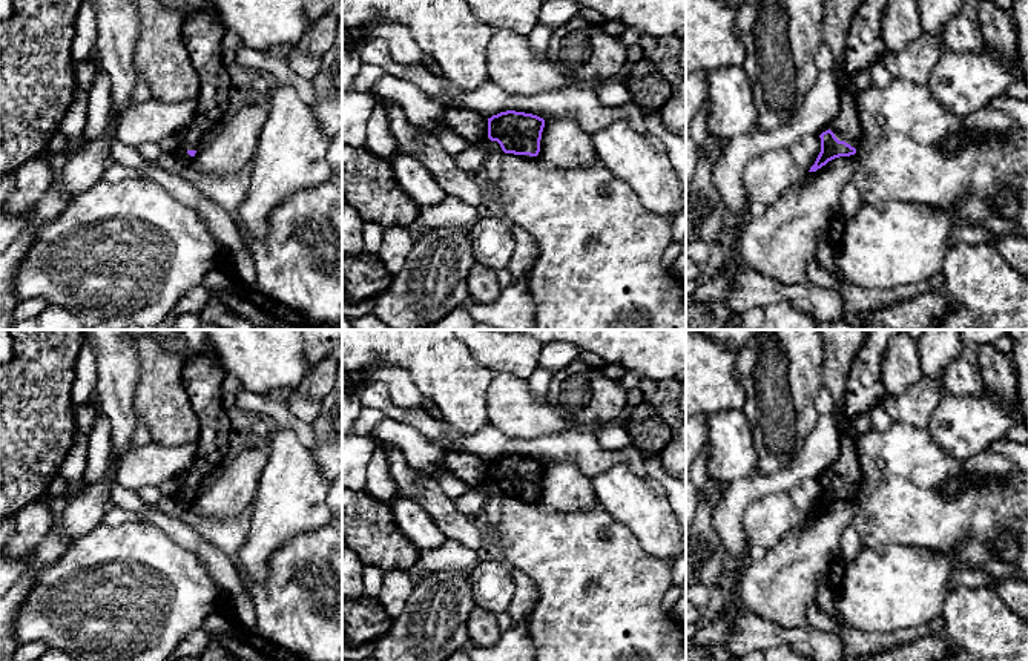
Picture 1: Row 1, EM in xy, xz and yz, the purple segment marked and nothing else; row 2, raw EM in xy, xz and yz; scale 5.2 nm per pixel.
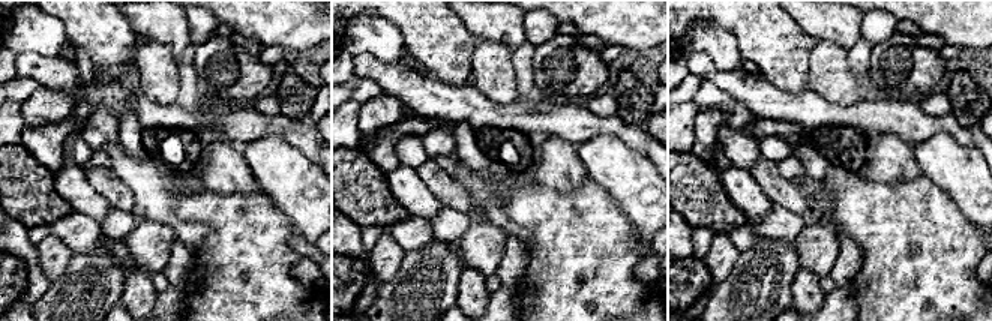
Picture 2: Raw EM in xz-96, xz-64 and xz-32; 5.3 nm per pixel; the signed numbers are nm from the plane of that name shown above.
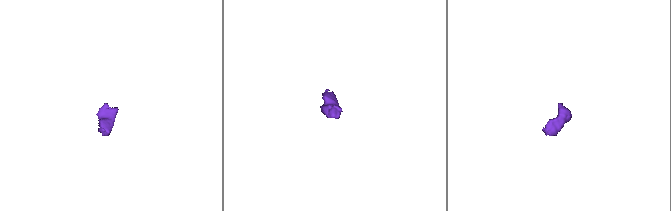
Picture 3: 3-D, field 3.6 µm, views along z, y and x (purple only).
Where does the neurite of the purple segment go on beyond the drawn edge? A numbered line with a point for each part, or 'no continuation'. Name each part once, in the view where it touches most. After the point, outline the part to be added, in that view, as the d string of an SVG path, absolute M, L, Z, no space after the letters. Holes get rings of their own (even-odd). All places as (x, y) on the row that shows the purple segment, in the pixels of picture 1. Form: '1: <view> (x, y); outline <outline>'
1: yz (846, 126); outline M847 89L839 94L839 113L832 123L832 130L839 141L845 141L856 150L862 149L865 143L864 132L858 118L858 95Z

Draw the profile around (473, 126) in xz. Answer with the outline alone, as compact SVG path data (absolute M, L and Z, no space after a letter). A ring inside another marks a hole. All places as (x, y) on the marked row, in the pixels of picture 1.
M445 107L442 123L460 133L470 144L488 138L488 118L470 109Z

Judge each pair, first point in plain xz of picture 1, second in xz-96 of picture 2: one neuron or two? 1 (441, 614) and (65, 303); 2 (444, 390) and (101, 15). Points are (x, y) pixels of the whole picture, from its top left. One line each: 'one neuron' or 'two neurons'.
1: one neuron
2: one neuron

